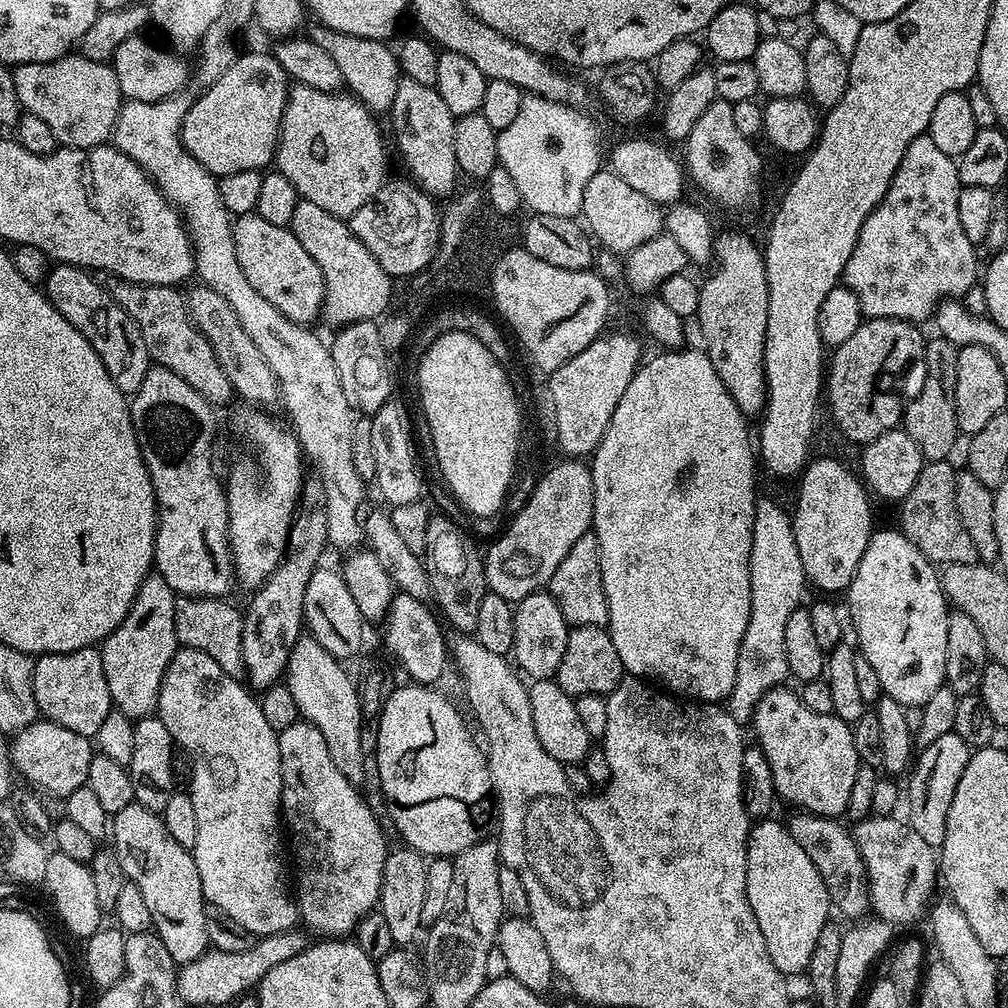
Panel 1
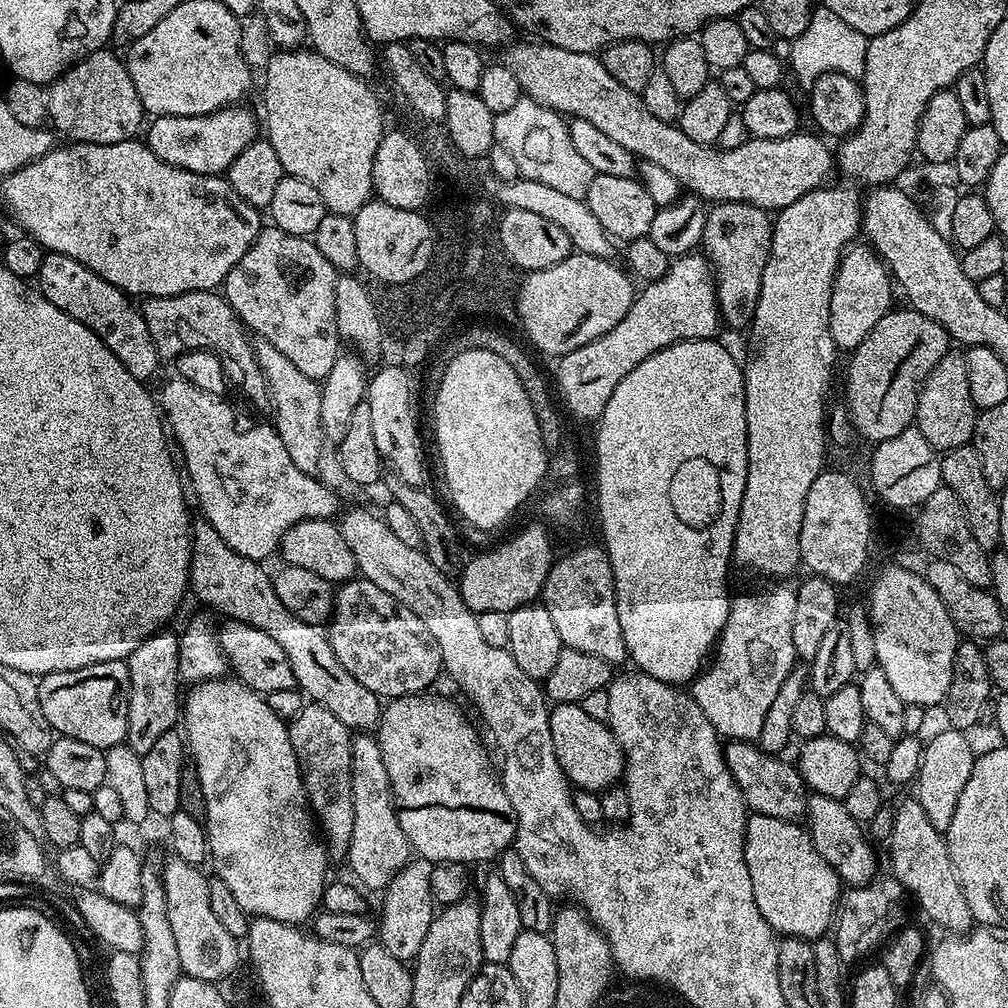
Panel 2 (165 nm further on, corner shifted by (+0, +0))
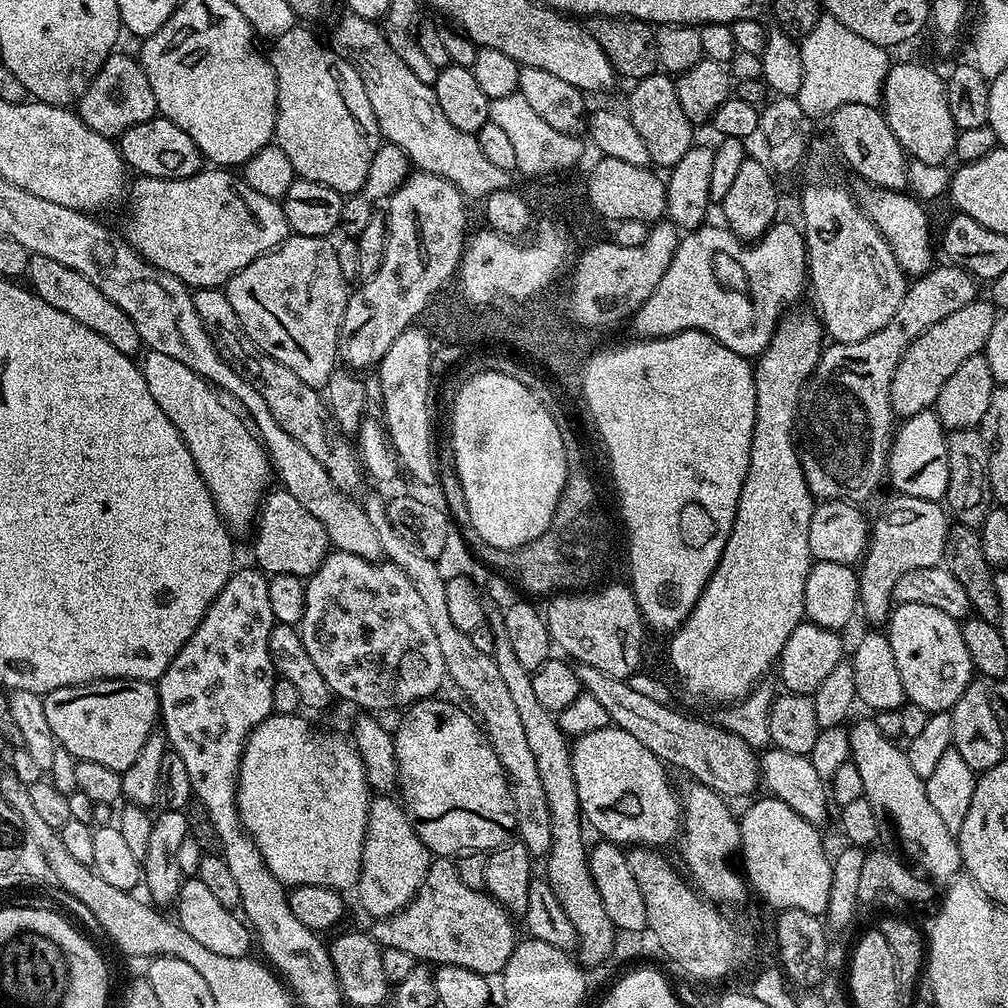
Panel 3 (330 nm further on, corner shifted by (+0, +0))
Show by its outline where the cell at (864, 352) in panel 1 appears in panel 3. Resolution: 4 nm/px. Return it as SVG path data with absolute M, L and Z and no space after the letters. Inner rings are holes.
M977 298L969 305L957 310L954 314L942 318L934 326L930 326L909 346L897 369L894 370L893 381L890 382L889 398L892 411L897 417L907 418L919 412L931 409L938 398L938 390L966 362L966 358L979 356L986 346L986 338L990 338L990 329L994 326L998 309L991 299Z

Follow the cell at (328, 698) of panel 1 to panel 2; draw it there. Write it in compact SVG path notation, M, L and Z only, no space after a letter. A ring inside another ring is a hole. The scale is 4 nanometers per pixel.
M356 734L352 737L352 797L354 834L350 834L346 865L365 889L383 890L396 877L398 870L408 863L410 849L406 834L402 834L402 826L398 822L390 774L386 774L386 762L382 762L380 741L375 735Z

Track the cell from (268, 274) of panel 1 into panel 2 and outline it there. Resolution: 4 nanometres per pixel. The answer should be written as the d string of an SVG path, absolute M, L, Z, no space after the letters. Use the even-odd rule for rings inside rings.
M268 226L256 235L250 250L242 254L238 266L230 270L222 285L222 295L249 333L257 332L255 335L259 339L270 342L270 346L278 346L278 350L282 350L282 354L286 354L286 358L290 358L290 362L294 362L302 374L323 382L342 354L342 338L338 334L334 310L337 275L337 268L324 257L322 250L318 250L318 246L309 237L286 234L278 227Z

